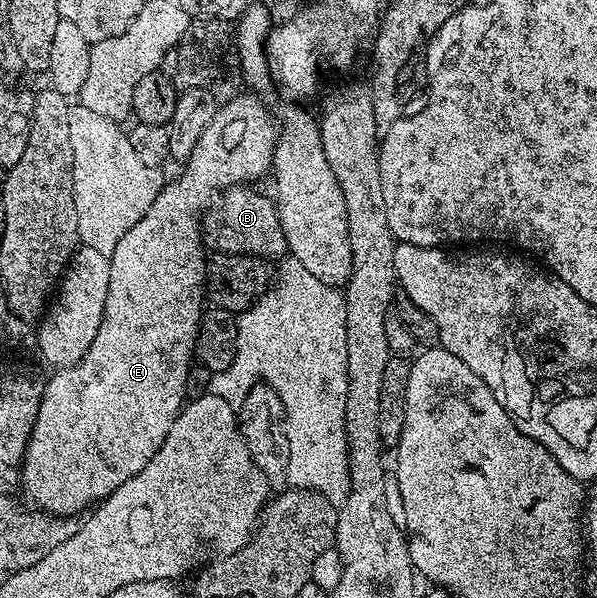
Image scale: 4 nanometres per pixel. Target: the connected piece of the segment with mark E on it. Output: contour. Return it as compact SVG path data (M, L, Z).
M233 97L224 108L222 105L216 111L214 118L209 122L209 126L205 128L205 134L197 142L193 154L182 165L183 173L172 184L170 182L164 183L163 188L153 202L153 206L149 206L149 210L145 210L141 222L130 225L125 238L121 238L121 242L117 242L117 250L113 250L110 254L109 294L105 298L105 314L103 315L101 326L97 330L97 338L93 338L93 344L85 350L85 354L76 364L70 364L68 368L60 368L52 371L50 373L52 375L51 381L46 381L43 384L41 406L37 410L35 425L31 431L31 437L27 443L27 449L23 455L23 463L21 465L21 471L23 471L23 492L32 500L28 501L36 509L50 512L52 516L78 517L78 512L84 511L83 513L86 513L88 509L98 504L100 500L109 498L109 494L113 494L113 490L117 490L117 486L125 486L125 482L129 482L129 478L133 478L133 474L141 474L141 470L145 470L145 466L149 466L149 458L153 458L153 454L157 454L157 450L161 450L161 442L165 442L165 434L169 434L169 426L173 426L177 414L185 403L187 394L185 390L185 378L189 374L193 363L197 330L205 311L208 257L206 255L203 256L205 245L201 231L201 217L207 211L212 201L220 194L226 192L228 188L247 186L252 182L259 182L255 180L261 179L266 172L268 175L272 171L275 159L276 139L276 121L274 119L271 121L271 116L267 113L266 106L259 104L257 97Z

